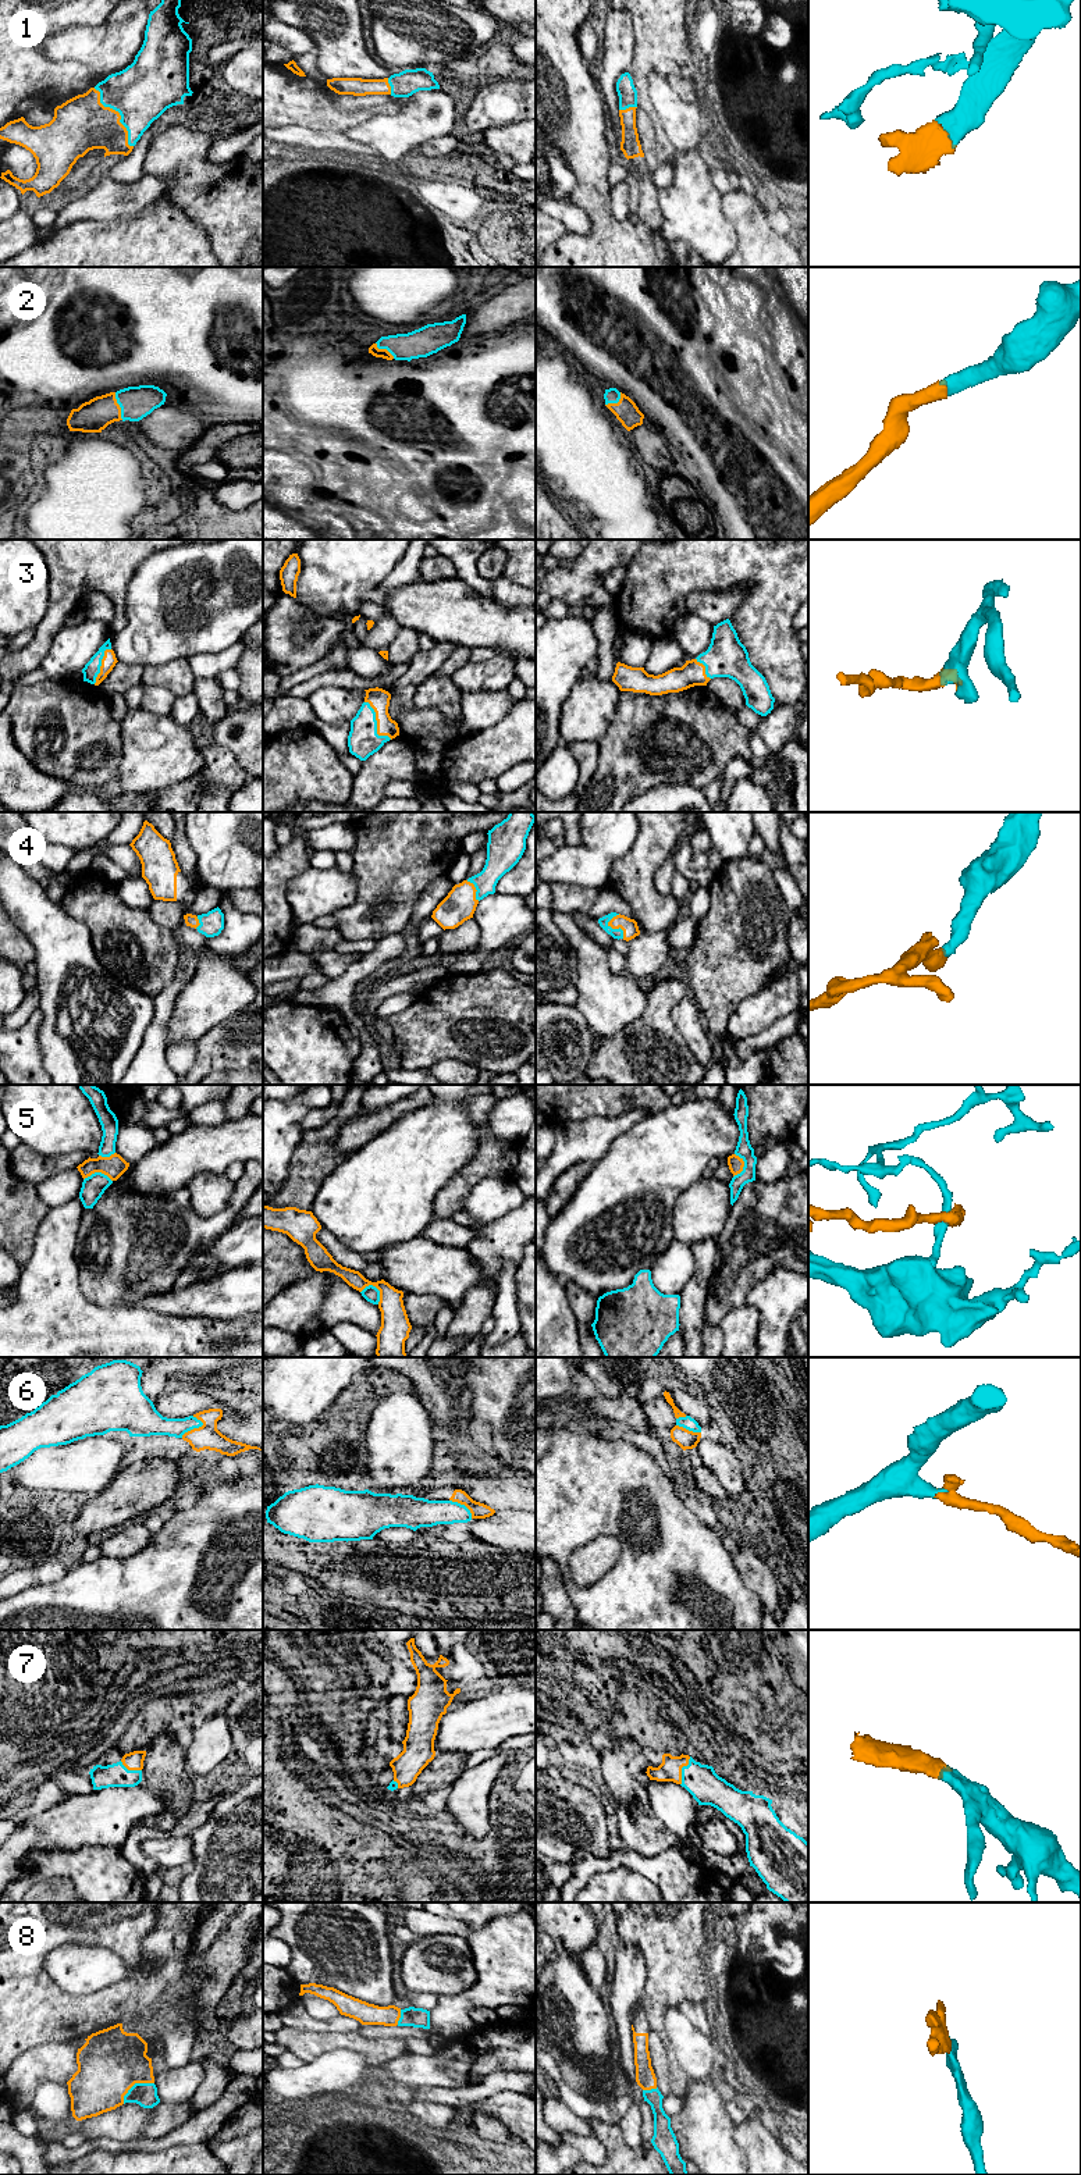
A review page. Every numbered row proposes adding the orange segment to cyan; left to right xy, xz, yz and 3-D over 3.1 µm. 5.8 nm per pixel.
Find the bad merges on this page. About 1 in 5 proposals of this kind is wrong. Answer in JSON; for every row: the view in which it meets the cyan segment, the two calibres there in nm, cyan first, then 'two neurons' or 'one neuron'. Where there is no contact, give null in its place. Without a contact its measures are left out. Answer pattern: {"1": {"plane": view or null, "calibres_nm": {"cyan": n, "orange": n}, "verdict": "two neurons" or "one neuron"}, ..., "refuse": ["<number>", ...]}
{"1": {"plane": "xy", "calibres_nm": {"cyan": 340, "orange": 320}, "verdict": "one neuron"}, "2": {"plane": "xy", "calibres_nm": {"cyan": 190, "orange": 190}, "verdict": "one neuron"}, "3": {"plane": "xz", "calibres_nm": {"cyan": 180, "orange": 120}, "verdict": "one neuron"}, "4": {"plane": "yz", "calibres_nm": {"cyan": 60, "orange": 90}, "verdict": "one neuron"}, "5": {"plane": "xz", "calibres_nm": {"cyan": 90, "orange": 170}, "verdict": "two neurons"}, "6": {"plane": "xy", "calibres_nm": {"cyan": 150, "orange": 140}, "verdict": "one neuron"}, "7": {"plane": "yz", "calibres_nm": {"cyan": 190, "orange": 130}, "verdict": "one neuron"}, "8": {"plane": "xy", "calibres_nm": {"cyan": 140, "orange": 380}, "verdict": "one neuron"}, "refuse": ["5"]}

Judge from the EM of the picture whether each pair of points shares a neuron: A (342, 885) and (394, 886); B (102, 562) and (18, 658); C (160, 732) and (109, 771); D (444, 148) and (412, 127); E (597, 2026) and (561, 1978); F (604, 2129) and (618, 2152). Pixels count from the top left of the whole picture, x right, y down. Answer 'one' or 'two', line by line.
A: two
B: one
C: two
D: two
E: one
F: one

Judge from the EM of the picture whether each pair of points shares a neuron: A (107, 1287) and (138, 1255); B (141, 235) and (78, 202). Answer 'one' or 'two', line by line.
A: one
B: two

